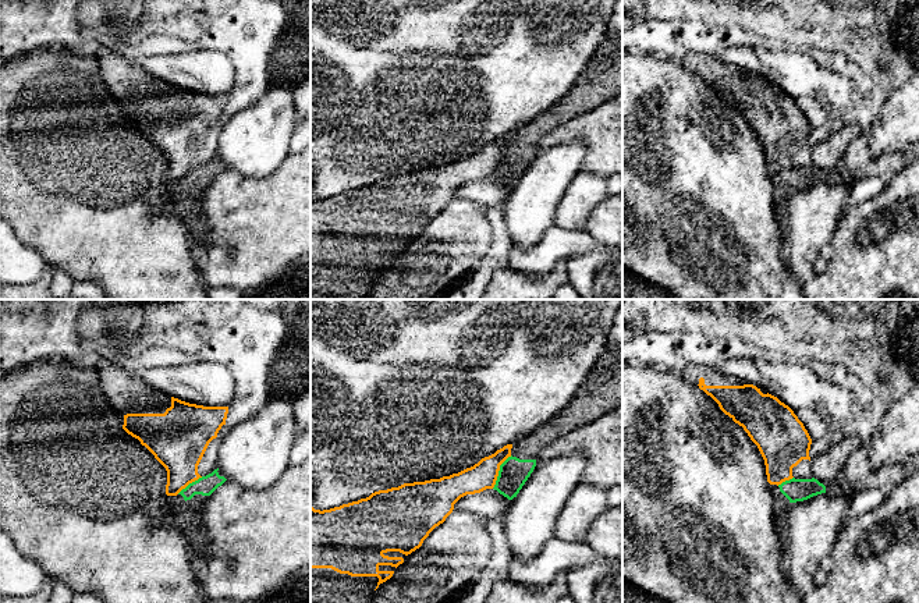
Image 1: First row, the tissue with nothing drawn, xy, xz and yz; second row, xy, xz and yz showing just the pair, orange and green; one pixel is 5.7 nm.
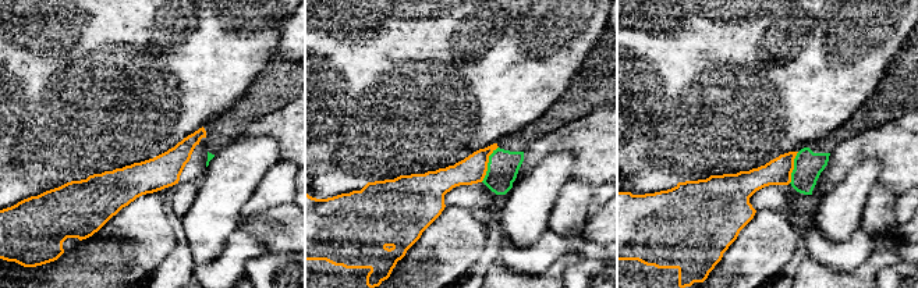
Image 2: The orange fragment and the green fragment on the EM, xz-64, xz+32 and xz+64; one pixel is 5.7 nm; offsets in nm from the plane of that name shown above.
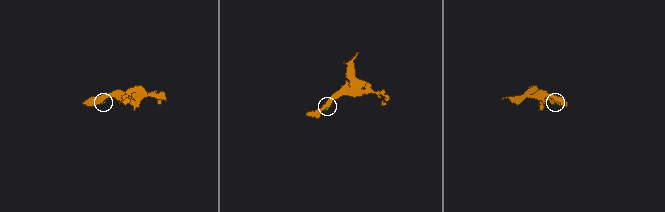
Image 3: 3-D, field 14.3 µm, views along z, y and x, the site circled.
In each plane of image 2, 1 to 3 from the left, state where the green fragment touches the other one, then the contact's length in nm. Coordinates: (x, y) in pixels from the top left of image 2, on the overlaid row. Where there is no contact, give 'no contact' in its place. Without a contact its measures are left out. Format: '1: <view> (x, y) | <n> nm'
1: no contact
2: xz+32 (486, 164) | 220 nm
3: xz+64 (793, 167) | 190 nm

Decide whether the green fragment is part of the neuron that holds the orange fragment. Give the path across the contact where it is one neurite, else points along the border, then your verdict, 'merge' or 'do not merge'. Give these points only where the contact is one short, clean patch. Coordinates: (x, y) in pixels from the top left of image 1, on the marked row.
border along xz (511, 456), (500, 465), (496, 483), (492, 488); do not merge

